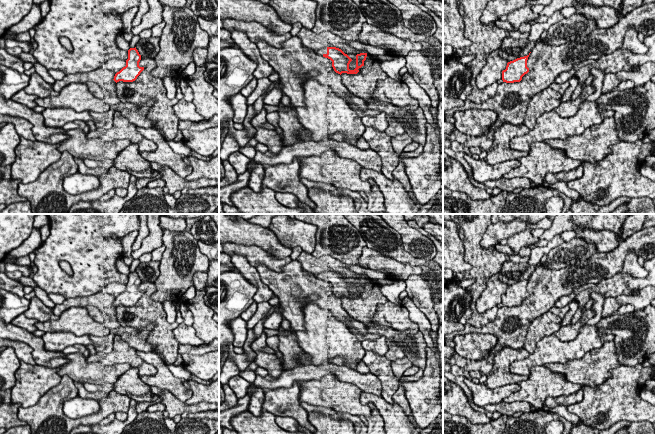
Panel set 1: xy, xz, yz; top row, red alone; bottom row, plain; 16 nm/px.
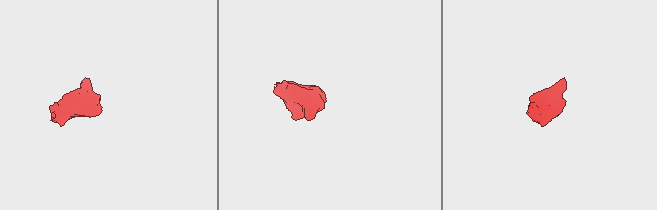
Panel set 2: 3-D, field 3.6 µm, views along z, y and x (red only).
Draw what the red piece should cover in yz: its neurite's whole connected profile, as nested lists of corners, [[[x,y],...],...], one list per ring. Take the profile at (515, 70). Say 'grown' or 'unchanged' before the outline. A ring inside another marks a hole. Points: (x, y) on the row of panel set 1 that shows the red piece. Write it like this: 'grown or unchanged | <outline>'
unchanged | [[[529,55],[508,62],[506,69],[502,71],[503,82],[520,82],[522,77],[529,72],[529,68],[527,67],[528,57]]]

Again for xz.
grown | [[[325,47],[316,50],[316,54],[328,58],[332,61],[332,67],[334,71],[338,74],[357,74],[359,68],[364,66],[364,61],[366,60],[367,53],[360,53],[356,55],[356,68],[354,70],[349,69],[349,64],[352,59],[345,54],[341,49],[336,47]]]

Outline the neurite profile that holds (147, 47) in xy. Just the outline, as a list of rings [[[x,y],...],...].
[[[160,37],[141,38],[135,47],[141,57],[155,58],[160,51],[159,41]]]

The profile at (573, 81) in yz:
[[[573,76],[568,81],[569,81],[569,87],[565,90],[565,93],[562,95],[560,99],[561,102],[566,102],[570,100],[575,88],[579,85],[577,77]]]

